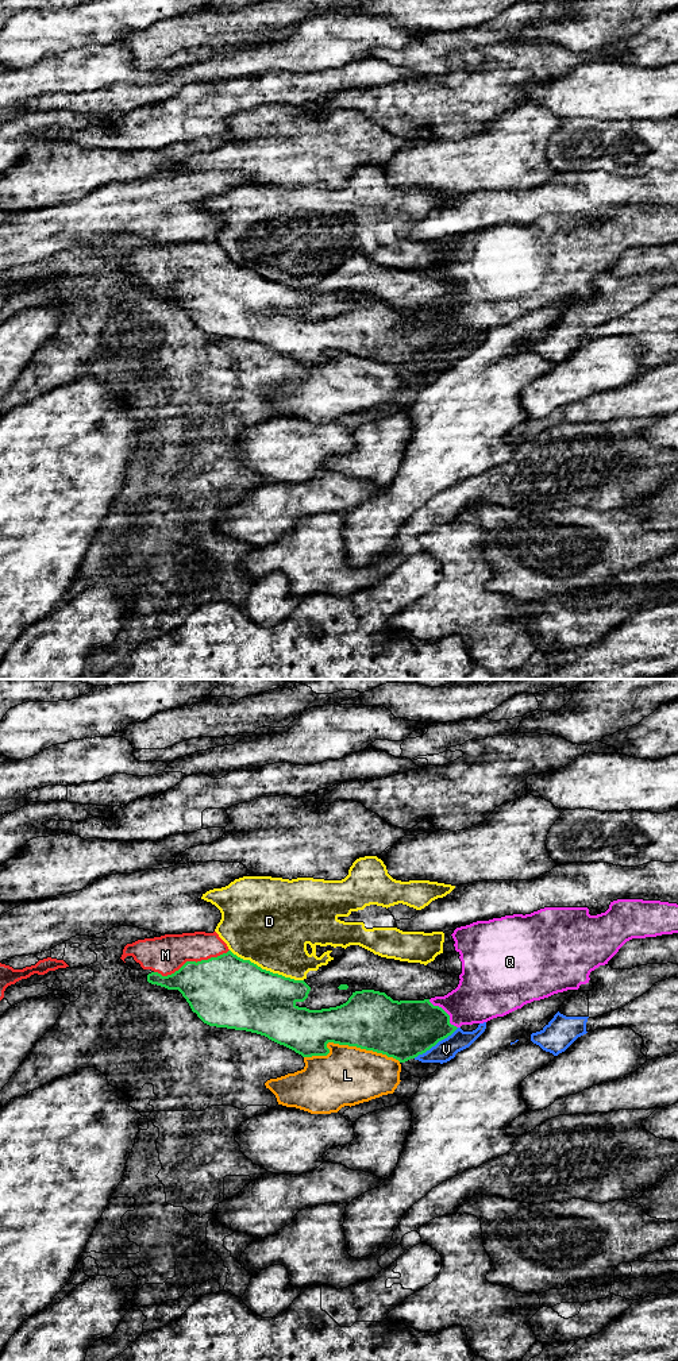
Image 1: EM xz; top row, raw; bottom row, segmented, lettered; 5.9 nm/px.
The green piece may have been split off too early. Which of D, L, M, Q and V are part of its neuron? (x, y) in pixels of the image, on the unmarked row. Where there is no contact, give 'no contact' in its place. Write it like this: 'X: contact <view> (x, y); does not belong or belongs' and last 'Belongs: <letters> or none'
D: contact xz (265, 278); does not belong
L: contact xz (347, 353); does not belong
M: contact xz (191, 270); belongs
Q: contact xz (446, 322); does not belong
V: contact xz (435, 353); does not belong
Belongs: M

